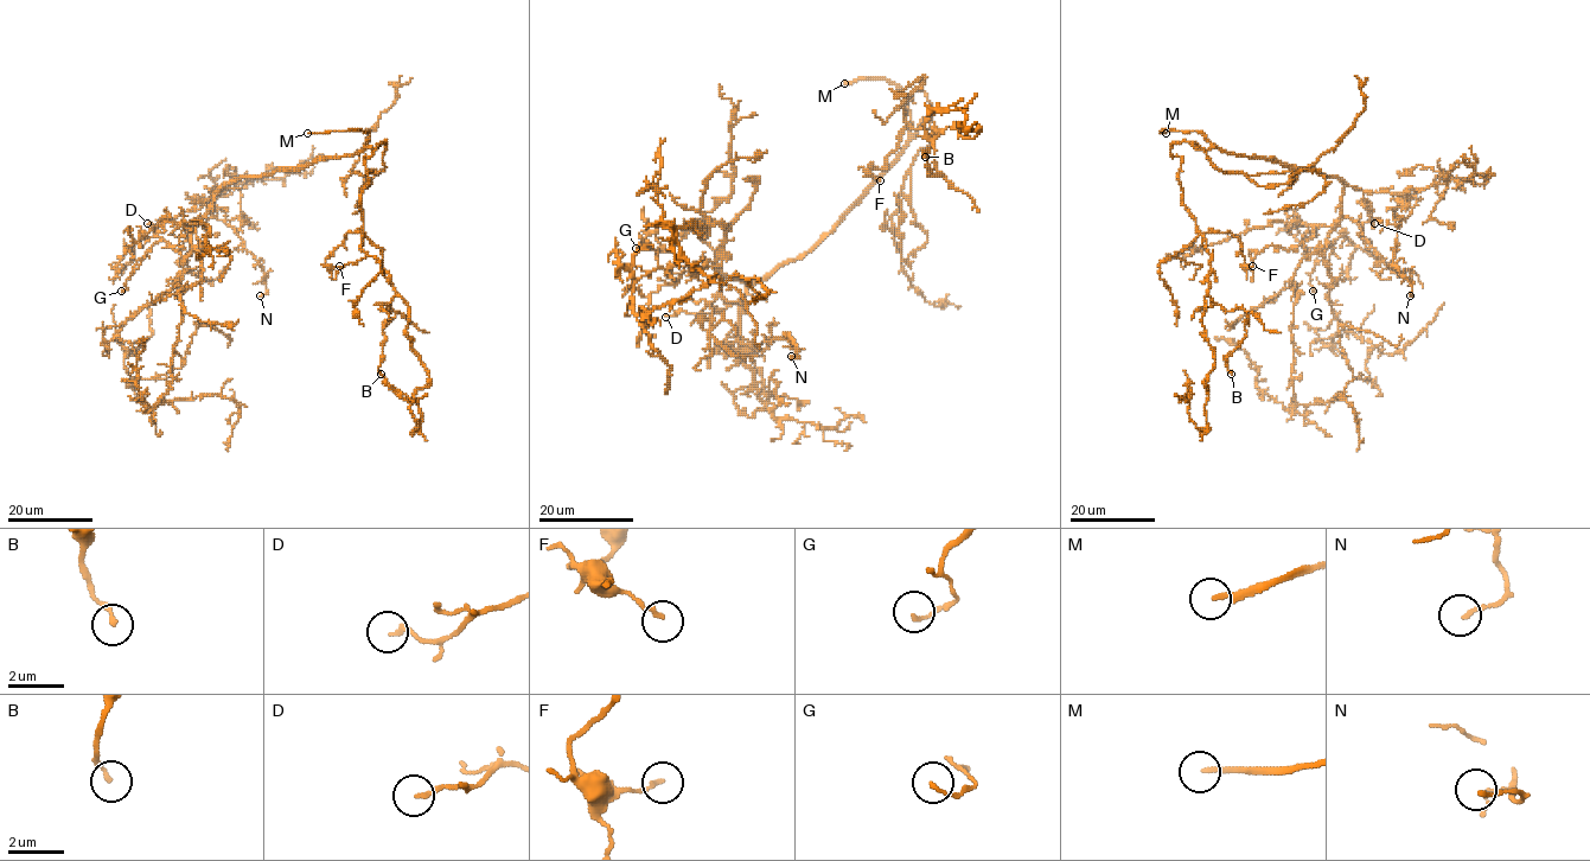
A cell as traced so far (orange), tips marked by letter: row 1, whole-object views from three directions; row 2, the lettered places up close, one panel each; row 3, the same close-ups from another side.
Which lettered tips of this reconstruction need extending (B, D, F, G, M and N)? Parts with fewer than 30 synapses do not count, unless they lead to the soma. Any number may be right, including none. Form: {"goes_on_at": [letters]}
{"goes_on_at": ["M"]}

